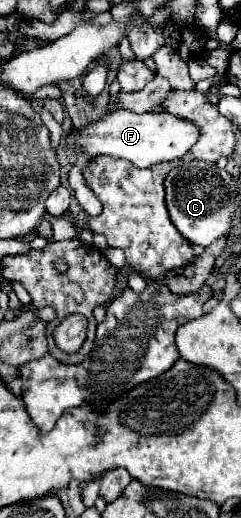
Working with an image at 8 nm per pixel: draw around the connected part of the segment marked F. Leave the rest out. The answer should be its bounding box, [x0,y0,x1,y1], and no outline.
[74,110,200,168]

